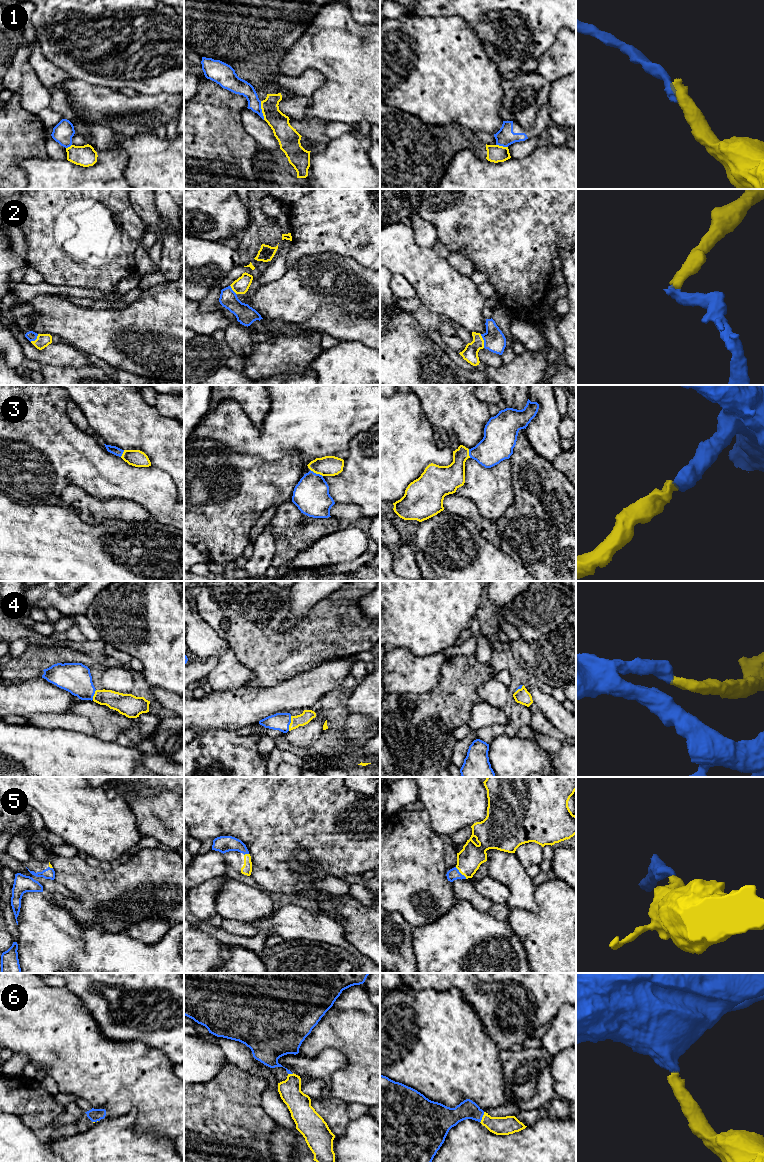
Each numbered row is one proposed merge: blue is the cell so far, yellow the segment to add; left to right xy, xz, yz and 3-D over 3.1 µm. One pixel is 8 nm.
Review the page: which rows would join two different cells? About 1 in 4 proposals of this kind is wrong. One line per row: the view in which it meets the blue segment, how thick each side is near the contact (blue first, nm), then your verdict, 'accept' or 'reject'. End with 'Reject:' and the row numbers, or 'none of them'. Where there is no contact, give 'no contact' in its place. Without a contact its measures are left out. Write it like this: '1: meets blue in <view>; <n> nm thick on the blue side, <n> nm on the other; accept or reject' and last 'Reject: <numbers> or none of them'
1: meets blue in xz; 120 nm thick on the blue side, 160 nm on the other; reject
2: meets blue in yz; 180 nm thick on the blue side, 120 nm on the other; accept
3: meets blue in xz; 280 nm thick on the blue side, 160 nm on the other; accept
4: meets blue in xz; 140 nm thick on the blue side, 100 nm on the other; accept
5: meets blue in yz; 100 nm thick on the blue side, 200 nm on the other; accept
6: meets blue in yz; 150 nm thick on the blue side, 150 nm on the other; accept
Reject: 1

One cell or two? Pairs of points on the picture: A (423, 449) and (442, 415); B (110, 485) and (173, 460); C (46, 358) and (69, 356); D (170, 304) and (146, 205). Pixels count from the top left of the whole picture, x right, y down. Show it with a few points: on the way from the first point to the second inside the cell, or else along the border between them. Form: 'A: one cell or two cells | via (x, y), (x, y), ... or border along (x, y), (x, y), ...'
A: two cells | border along (421, 408), (426, 419), (435, 429)
B: two cells | border along (151, 464), (163, 470), (173, 482)
C: one cell | via (52, 356), (63, 356)
D: two cells | border along (167, 280), (173, 281)

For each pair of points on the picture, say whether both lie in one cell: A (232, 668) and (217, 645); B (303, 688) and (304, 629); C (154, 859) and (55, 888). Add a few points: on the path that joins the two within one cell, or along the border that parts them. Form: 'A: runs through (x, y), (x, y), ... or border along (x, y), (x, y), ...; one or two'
A: runs through (227, 662), (223, 651); one
B: border along (323, 662), (281, 683); two
C: border along (54, 879), (74, 895); two

